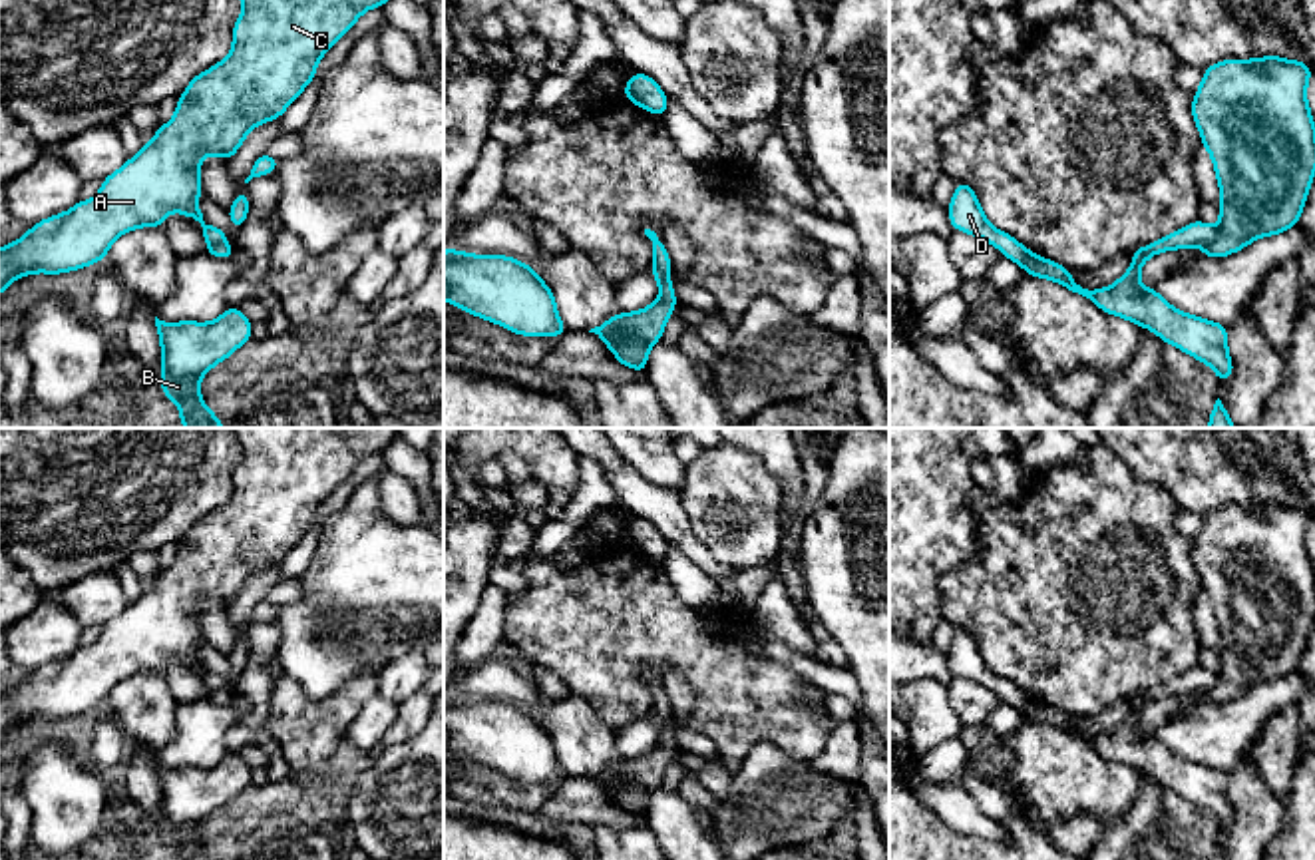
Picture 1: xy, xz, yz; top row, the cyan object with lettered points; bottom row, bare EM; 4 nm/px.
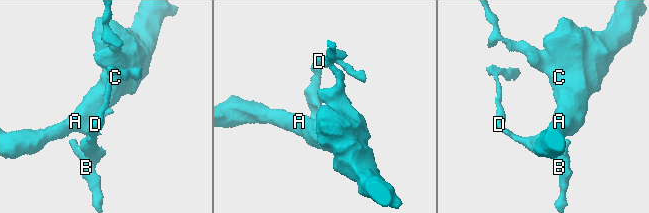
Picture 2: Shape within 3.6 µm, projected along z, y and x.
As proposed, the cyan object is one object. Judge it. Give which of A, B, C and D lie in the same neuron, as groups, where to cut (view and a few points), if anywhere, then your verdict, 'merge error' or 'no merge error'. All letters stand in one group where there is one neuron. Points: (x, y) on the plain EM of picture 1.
groups A C / B D; cut yz (1216, 675), (1216, 681), (1204, 693); merge error

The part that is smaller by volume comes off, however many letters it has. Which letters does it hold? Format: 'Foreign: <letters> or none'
Foreign: B, D

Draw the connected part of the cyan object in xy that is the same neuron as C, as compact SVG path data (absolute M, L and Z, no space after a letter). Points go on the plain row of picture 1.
M235 428L243 460L233 472L233 494L225 506L195 522L177 545L175 561L159 571L151 587L145 587L137 601L101 627L101 635L88 647L78 647L70 657L38 667L30 677L0 695L0 741L18 723L32 719L60 721L84 715L97 707L105 709L111 689L139 673L163 673L175 655L193 663L205 673L197 643L203 639L199 613L203 601L211 599L229 607L243 591L255 571L279 565L284 555L314 526L318 506L354 472L370 454L384 452L396 438L398 428Z

